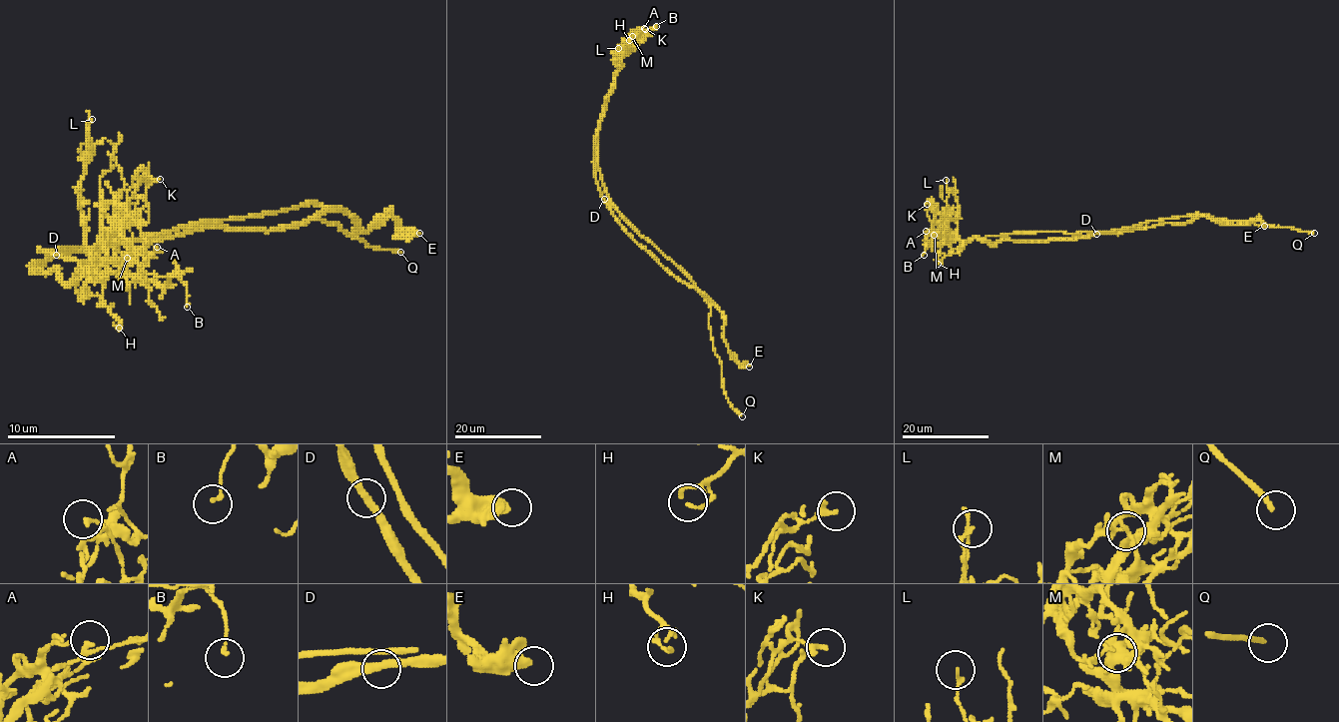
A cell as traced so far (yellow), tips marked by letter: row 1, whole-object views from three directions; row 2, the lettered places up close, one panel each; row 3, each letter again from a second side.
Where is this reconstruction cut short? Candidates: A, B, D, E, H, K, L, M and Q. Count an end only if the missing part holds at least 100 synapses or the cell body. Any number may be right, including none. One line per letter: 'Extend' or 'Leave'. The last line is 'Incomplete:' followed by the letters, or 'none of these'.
A: Leave
B: Leave
D: Leave
E: Leave
H: Leave
K: Leave
L: Leave
M: Leave
Q: Extend
Incomplete: Q

